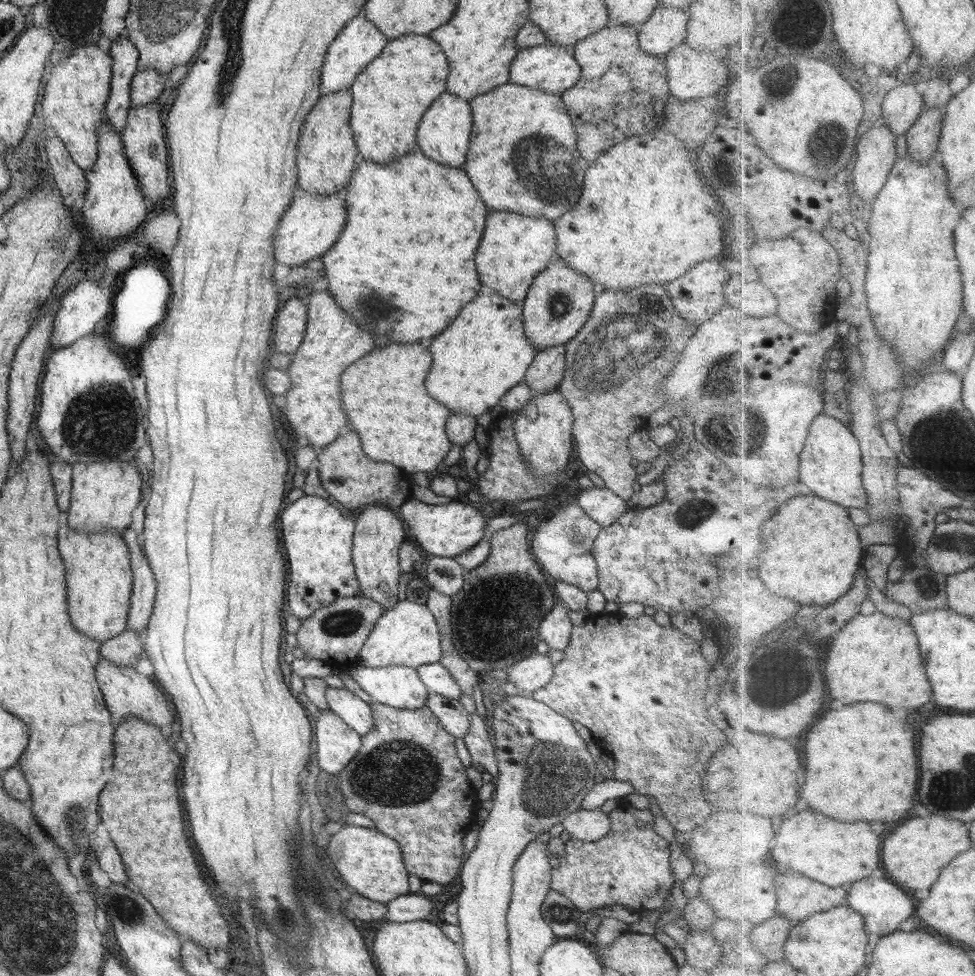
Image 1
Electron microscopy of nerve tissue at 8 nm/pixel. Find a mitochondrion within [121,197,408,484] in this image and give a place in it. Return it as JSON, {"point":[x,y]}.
{"point":[376,308]}

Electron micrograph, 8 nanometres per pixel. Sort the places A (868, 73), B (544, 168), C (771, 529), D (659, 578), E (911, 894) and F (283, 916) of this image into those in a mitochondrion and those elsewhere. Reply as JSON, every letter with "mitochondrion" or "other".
{"A":"other","B":"mitochondrion","C":"other","D":"other","E":"other","F":"mitochondrion"}

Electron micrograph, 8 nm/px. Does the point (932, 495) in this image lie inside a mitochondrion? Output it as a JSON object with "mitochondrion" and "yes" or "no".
{"mitochondrion":"no"}

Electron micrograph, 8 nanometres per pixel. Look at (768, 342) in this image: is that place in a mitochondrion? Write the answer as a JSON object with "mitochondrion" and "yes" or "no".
{"mitochondrion":"no"}

